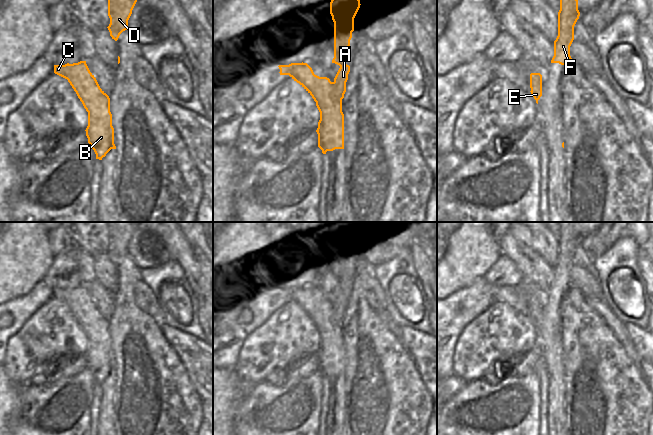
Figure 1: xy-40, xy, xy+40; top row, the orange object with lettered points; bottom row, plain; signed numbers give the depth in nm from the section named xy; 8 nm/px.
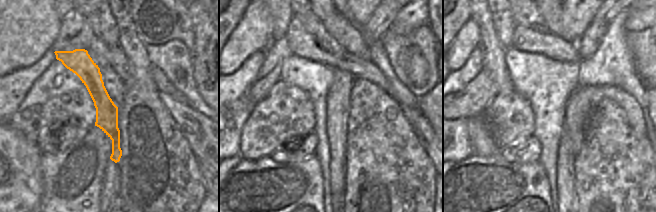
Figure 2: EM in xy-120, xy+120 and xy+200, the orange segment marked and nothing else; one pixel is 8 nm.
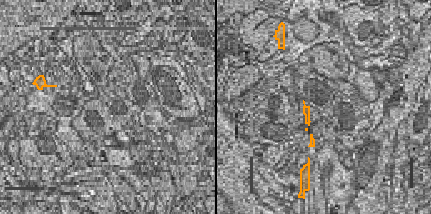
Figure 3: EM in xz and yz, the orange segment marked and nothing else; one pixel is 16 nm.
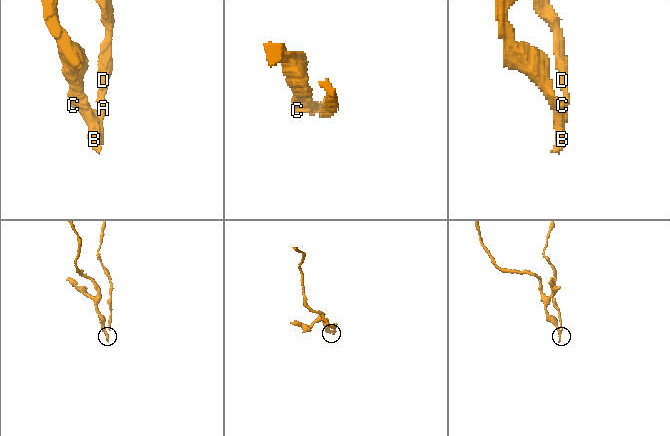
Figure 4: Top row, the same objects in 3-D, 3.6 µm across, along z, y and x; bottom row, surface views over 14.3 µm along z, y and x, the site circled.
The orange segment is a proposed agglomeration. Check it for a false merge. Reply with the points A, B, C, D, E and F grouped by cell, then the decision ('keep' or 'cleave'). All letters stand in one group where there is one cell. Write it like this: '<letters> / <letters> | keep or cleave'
A D F / B C E | cleave

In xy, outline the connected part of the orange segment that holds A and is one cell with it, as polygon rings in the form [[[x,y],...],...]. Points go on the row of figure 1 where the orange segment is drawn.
[[[331,0],[330,14],[334,22],[334,58],[332,63],[340,66],[333,82],[332,94],[343,99],[350,66],[346,64],[346,50],[354,31],[354,18],[360,8],[360,0]]]

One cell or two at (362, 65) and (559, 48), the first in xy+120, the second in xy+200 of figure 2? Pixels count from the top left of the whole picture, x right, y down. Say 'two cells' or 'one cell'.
one cell

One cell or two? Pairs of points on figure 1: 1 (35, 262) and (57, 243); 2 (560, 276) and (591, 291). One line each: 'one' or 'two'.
1: two
2: two

